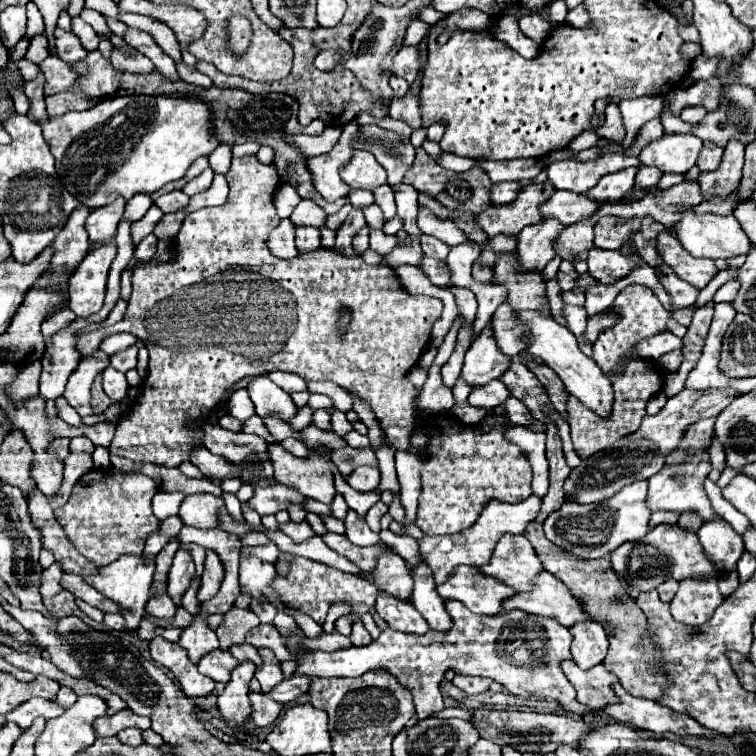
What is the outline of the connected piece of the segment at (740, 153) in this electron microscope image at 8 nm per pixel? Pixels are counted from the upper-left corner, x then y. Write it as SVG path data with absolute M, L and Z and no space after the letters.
M732 138L724 150L720 166L712 172L702 172L698 176L704 196L706 198L726 196L734 192L742 178L742 164L744 164L744 144Z

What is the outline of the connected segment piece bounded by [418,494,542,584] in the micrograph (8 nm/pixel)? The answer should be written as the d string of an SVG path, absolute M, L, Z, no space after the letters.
M536 494L528 496L528 500L522 500L520 504L504 504L500 500L490 500L482 514L478 516L478 520L466 528L464 532L458 532L458 534L448 534L448 536L424 536L418 540L418 548L420 548L420 556L422 560L432 568L432 576L434 576L434 582L436 584L442 584L448 574L452 574L452 570L460 564L470 564L470 566L482 566L482 564L488 564L490 556L492 556L492 550L498 542L498 538L504 534L504 532L510 532L510 534L522 534L526 524L530 520L536 518L538 510L540 510L540 498Z

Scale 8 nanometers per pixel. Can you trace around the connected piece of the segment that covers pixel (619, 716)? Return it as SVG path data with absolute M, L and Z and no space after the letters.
M618 682L612 684L612 690L620 698L620 702L606 706L604 712L622 724L628 724L638 730L650 730L656 736L662 736L666 732L674 732L680 736L686 736L686 734L714 736L716 734L696 724L696 720L692 720L688 714L678 714L654 700L630 696L628 692L624 692L624 688Z

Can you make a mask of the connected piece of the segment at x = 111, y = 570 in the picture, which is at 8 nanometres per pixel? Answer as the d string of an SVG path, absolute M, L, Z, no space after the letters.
M140 554L140 556L120 556L120 560L108 564L108 566L102 566L100 568L100 574L86 576L84 578L88 584L92 584L100 592L104 592L110 600L122 604L128 630L136 630L138 624L140 624L140 620L142 620L144 606L146 606L146 602L150 598L150 586L152 586L154 570L156 570L156 564L154 562L156 562L154 558L150 562L146 562L146 556L144 554Z

